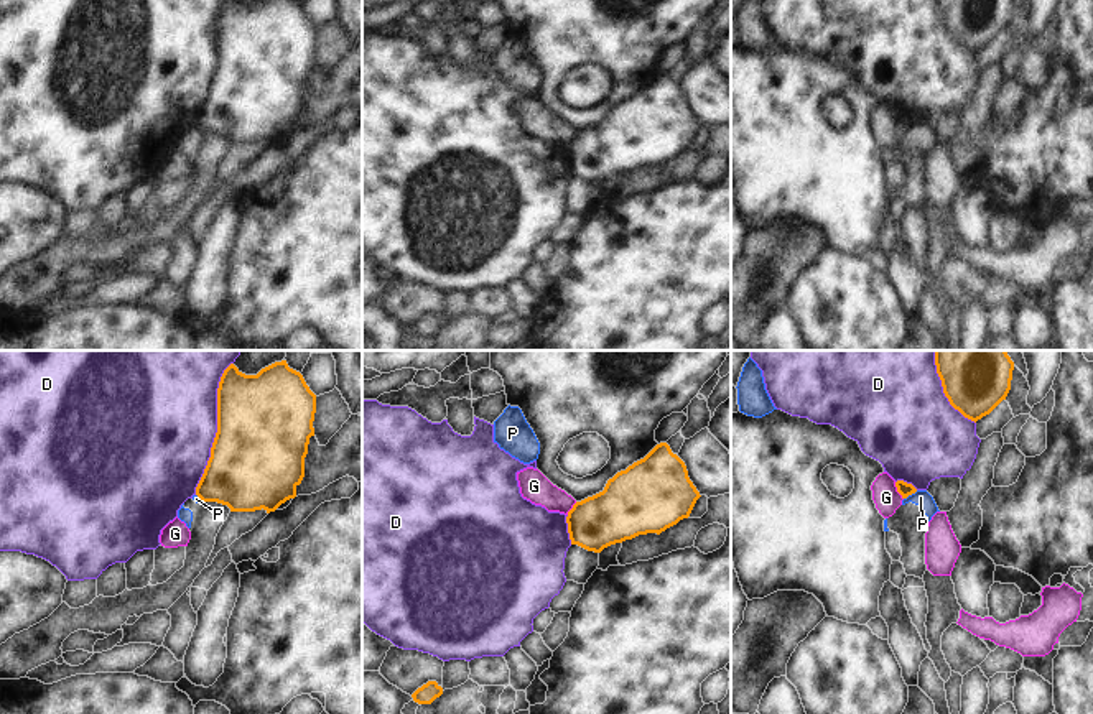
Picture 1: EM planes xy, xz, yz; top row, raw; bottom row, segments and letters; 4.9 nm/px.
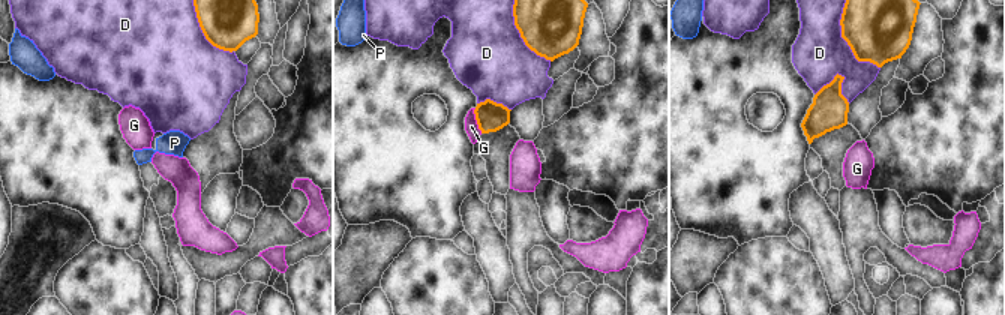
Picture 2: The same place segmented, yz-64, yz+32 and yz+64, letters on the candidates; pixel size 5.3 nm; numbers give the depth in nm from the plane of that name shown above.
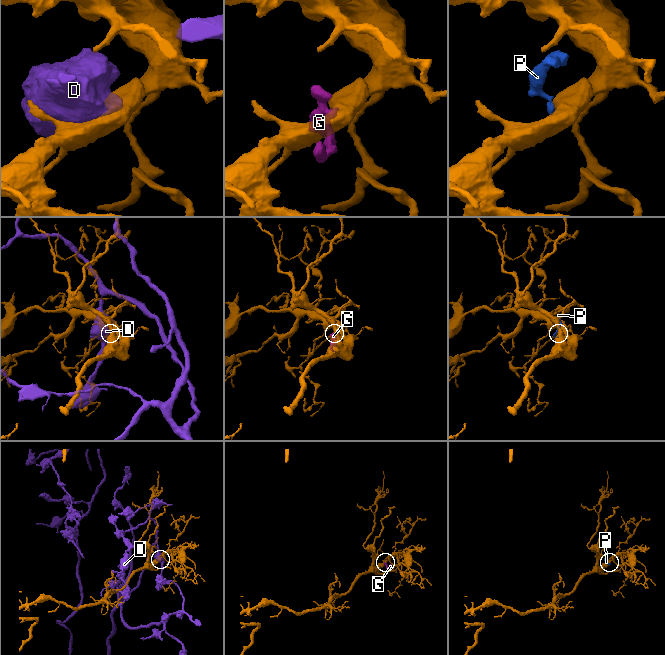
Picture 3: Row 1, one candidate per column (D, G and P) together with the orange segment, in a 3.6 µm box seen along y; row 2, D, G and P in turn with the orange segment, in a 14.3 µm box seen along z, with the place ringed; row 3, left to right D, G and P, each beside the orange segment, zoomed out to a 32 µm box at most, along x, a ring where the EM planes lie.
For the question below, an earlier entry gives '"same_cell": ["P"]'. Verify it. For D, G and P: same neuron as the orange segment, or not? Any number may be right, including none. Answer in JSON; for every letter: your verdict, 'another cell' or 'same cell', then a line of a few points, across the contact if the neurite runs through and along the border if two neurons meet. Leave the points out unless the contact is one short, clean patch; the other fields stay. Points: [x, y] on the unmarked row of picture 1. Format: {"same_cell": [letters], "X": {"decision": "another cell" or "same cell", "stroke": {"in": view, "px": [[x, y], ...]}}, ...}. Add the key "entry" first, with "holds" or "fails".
{"entry": "fails", "same_cell": [], "D": {"decision": "another cell"}, "G": {"decision": "another cell", "stroke": {"in": "yz", "px": [[894, 114], [902, 130]]}}, "P": {"decision": "another cell", "stroke": {"in": "yz", "px": [[917, 122], [904, 130]]}}}

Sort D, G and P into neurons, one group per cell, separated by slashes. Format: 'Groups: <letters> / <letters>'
Groups: D / G / P

